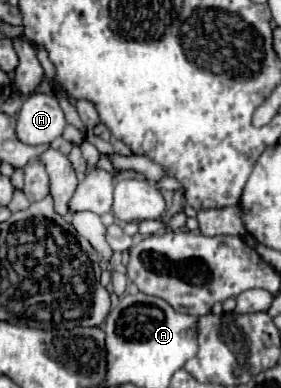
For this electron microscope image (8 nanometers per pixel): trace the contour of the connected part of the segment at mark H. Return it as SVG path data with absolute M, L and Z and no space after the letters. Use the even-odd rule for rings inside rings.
M34 92L20 108L16 136L30 146L50 144L54 138L62 136L64 126L66 118L58 100L52 94Z

